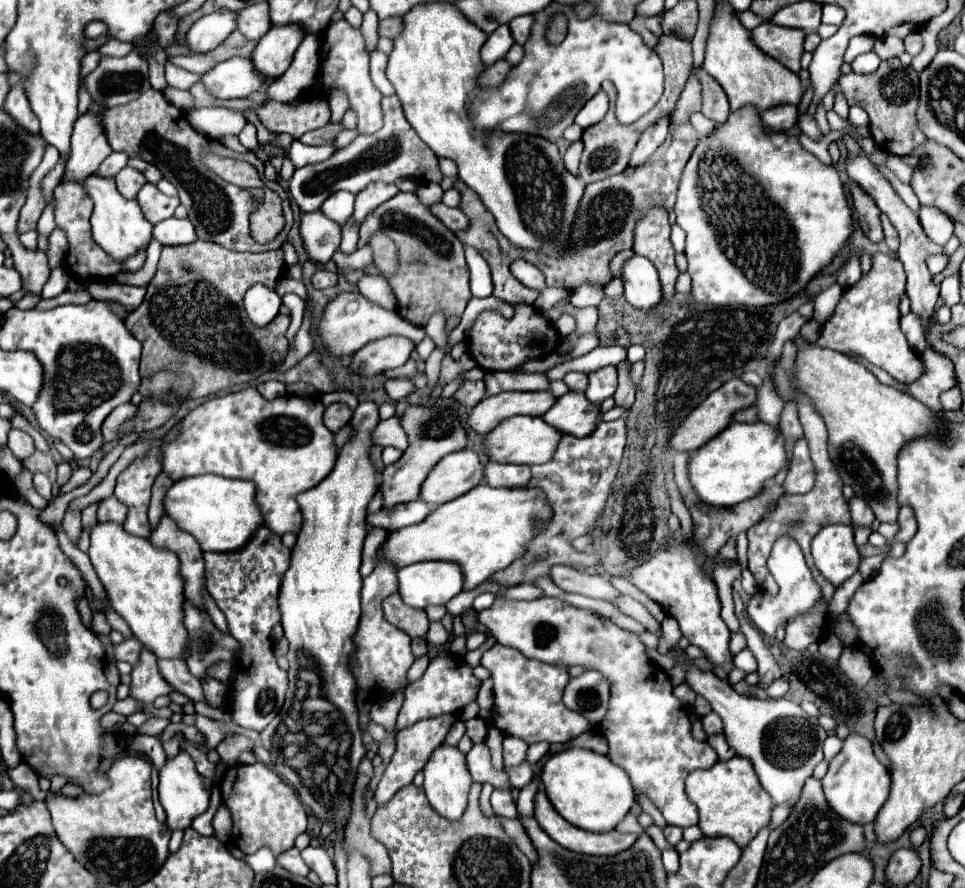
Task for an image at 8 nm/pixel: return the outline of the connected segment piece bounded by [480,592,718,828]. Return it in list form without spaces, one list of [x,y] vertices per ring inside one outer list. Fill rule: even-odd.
[[[502,592],[496,596],[496,602],[488,610],[480,612],[480,622],[496,636],[500,644],[520,650],[526,658],[536,658],[536,660],[544,660],[548,664],[560,664],[560,666],[584,666],[584,670],[598,670],[600,674],[604,674],[610,682],[612,696],[610,696],[608,712],[598,726],[598,732],[608,742],[608,748],[610,748],[608,758],[628,772],[634,792],[648,796],[670,826],[686,828],[686,826],[698,824],[698,810],[686,798],[684,780],[694,770],[714,766],[718,762],[718,754],[708,742],[698,742],[692,736],[690,710],[680,700],[676,704],[676,696],[672,692],[672,684],[666,672],[652,666],[646,654],[646,646],[640,642],[636,634],[620,628],[612,620],[592,610],[576,608],[558,598],[544,596],[530,602],[514,602],[514,600],[504,600]]]

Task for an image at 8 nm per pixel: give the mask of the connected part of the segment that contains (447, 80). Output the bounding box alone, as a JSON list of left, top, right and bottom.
[386,4,586,256]

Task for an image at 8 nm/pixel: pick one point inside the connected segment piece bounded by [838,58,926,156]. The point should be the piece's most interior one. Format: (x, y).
(889, 95)

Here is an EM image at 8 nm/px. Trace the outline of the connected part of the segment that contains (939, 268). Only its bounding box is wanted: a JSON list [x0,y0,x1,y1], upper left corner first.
[926,255,947,275]

